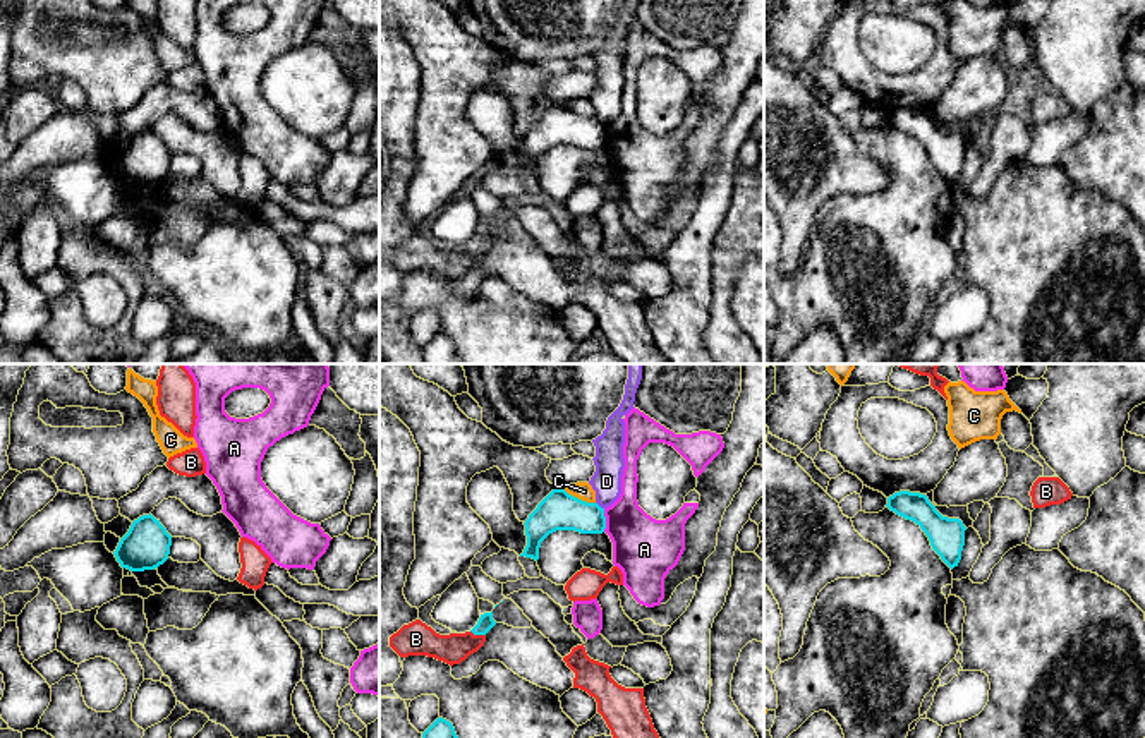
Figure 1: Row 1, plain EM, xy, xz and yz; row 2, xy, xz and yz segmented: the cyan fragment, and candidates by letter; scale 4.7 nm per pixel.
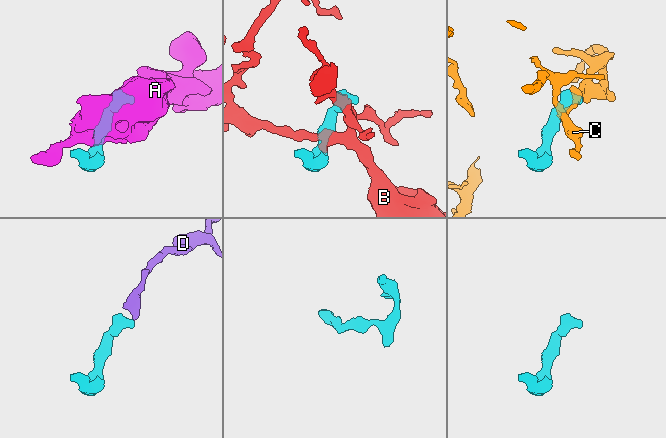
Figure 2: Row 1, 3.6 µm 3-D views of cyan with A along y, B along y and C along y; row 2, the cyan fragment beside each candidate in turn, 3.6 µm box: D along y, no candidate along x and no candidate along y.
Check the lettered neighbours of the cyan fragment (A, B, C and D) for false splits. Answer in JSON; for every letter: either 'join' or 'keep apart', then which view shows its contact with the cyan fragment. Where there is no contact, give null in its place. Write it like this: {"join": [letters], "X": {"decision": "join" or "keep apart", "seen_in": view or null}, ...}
{"join": [], "A": {"decision": "keep apart", "seen_in": "xz"}, "B": {"decision": "keep apart", "seen_in": "xz"}, "C": {"decision": "keep apart", "seen_in": "xz"}, "D": {"decision": "keep apart", "seen_in": "xz"}}

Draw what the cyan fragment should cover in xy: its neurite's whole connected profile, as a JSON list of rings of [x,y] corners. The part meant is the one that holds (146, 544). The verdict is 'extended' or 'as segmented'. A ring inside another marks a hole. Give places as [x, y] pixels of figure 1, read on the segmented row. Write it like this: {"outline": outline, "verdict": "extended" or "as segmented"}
{"outline": [[[151,513],[132,522],[120,539],[115,558],[130,572],[154,570],[168,560],[172,535]]], "verdict": "as segmented"}

